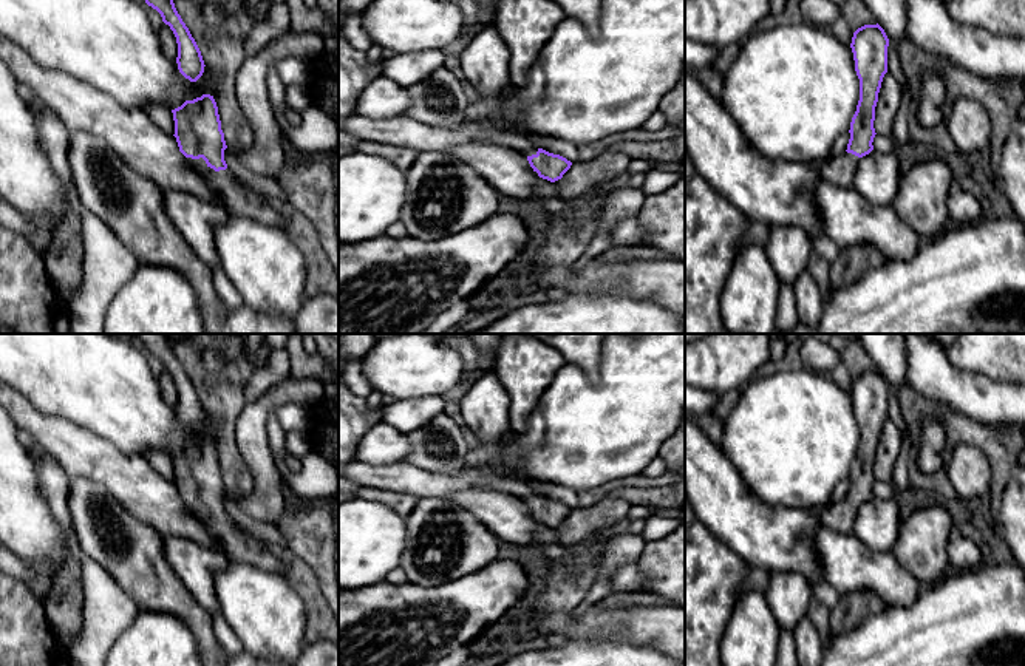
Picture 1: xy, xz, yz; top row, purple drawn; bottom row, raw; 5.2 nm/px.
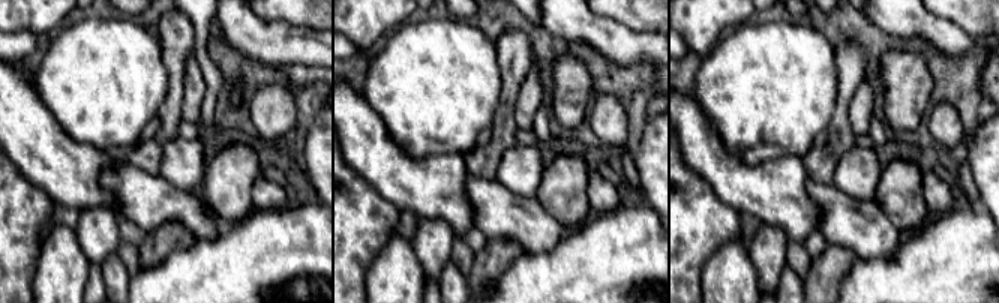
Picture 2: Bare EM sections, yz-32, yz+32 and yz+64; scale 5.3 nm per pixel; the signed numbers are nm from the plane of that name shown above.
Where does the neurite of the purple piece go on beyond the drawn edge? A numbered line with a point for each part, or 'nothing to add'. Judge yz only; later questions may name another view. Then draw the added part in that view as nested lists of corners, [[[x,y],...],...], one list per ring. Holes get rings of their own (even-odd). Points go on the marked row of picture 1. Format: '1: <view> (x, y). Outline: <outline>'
1: yz (840, 170). Outline: [[[841,153],[838,156],[830,156],[824,162],[819,164],[818,173],[826,181],[839,185],[843,189],[853,187],[853,175],[860,158],[852,153]]]

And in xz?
1: xz (399, 132). Outline: [[[359,114],[348,117],[345,130],[359,141],[388,144],[410,148],[416,153],[447,150],[470,141],[482,141],[516,150],[523,156],[536,155],[538,147],[532,142],[532,134],[506,124],[489,125],[485,122],[465,117],[453,128],[439,128],[421,124],[408,116],[391,119],[368,119]]]

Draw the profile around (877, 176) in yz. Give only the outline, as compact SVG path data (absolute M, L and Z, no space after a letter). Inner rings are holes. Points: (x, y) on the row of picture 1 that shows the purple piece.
M872 150L860 158L853 175L853 189L869 202L892 207L900 185L900 162L894 153Z

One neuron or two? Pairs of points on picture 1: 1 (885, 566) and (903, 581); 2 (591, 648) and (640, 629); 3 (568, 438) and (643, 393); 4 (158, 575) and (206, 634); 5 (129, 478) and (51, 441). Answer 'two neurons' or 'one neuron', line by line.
1: one neuron
2: two neurons
3: one neuron
4: one neuron
5: one neuron

